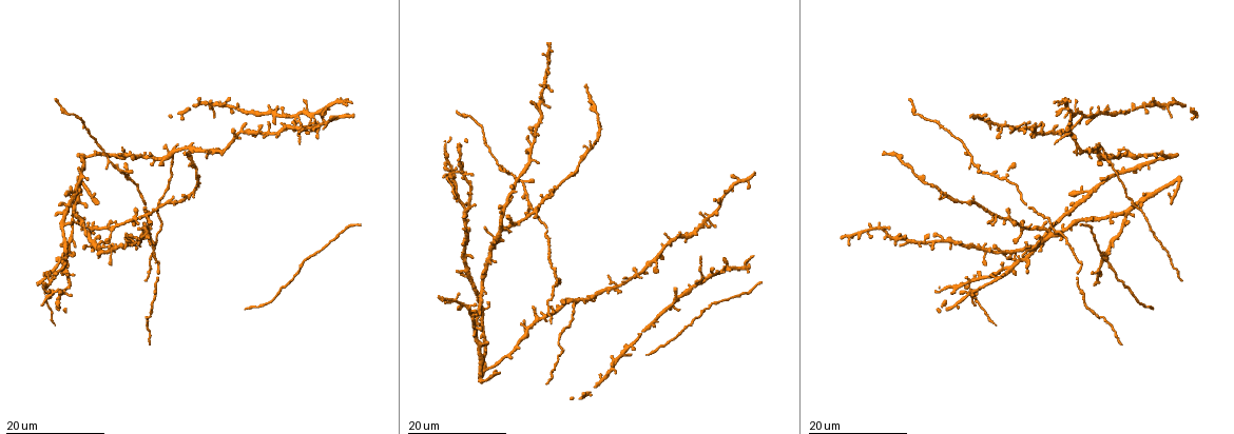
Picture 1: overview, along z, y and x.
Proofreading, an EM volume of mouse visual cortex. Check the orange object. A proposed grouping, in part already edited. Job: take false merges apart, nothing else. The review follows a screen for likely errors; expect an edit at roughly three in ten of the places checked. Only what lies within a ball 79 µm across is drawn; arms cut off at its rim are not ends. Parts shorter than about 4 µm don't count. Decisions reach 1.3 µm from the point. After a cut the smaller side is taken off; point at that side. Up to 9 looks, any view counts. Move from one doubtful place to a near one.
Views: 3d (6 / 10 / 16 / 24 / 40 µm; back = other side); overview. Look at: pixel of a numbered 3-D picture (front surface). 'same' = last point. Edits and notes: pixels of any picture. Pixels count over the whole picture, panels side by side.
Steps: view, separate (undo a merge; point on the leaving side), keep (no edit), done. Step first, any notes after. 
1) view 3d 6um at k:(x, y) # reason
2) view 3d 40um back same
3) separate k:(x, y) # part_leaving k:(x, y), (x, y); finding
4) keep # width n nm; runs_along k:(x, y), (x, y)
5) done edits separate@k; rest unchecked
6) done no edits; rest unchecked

view 3d 24um at 1:(297, 115) # three-way junction

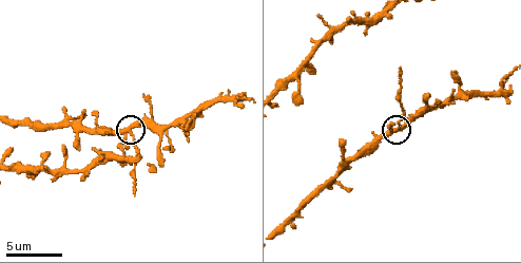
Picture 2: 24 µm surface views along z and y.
view 3d 10um at 2:(129, 130)

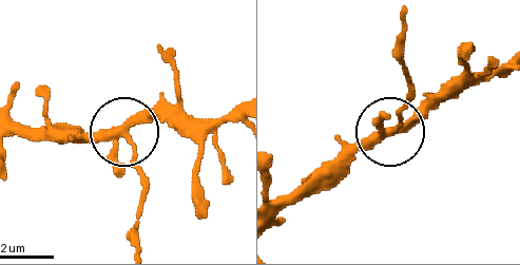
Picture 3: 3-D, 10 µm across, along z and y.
separate 3:(141, 184) # arms 3; two neurons meet here

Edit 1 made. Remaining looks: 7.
view overview

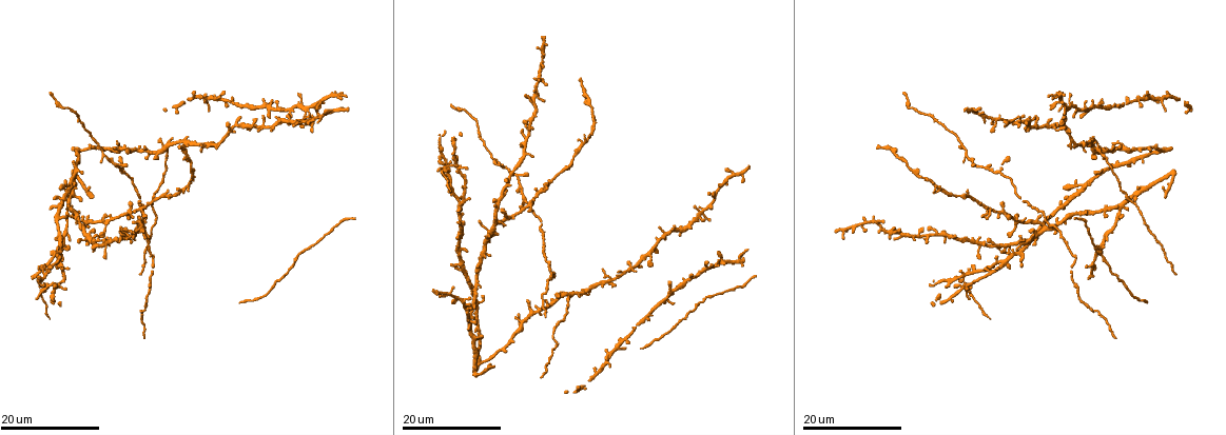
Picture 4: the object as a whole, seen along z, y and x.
view 3d 16um at 4:(131, 209) # looks like a crossing

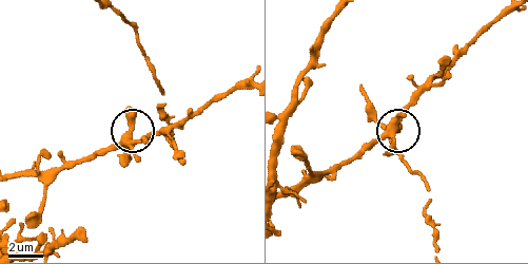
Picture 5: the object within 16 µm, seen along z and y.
view 3d 6um at 5:(395, 127)

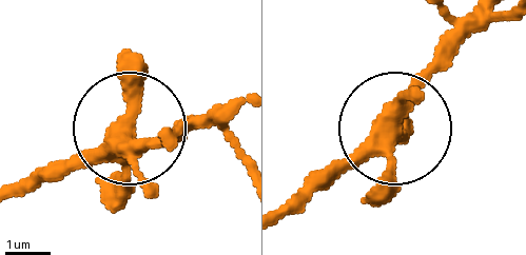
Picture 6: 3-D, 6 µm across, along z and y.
keep # width 370 nm; runs_along 6:(19, 193), (129, 133), (219, 125); continuous, no second neuron

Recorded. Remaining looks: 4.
view 3d 16um at 4:(515, 177) # calibre changes

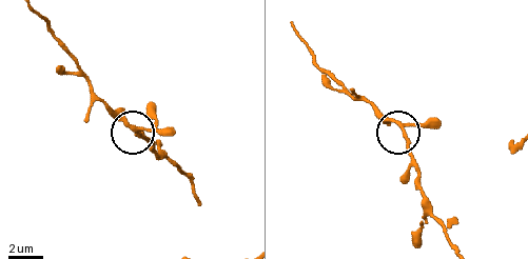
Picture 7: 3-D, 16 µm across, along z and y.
view 3d 10um at 7:(398, 126) # closer look

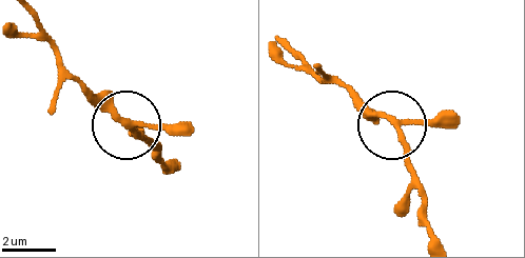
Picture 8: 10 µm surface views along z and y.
keep # width 200 nm; one neuron here

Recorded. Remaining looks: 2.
view 3d 24um at 4:(1120, 208) # four-way junction

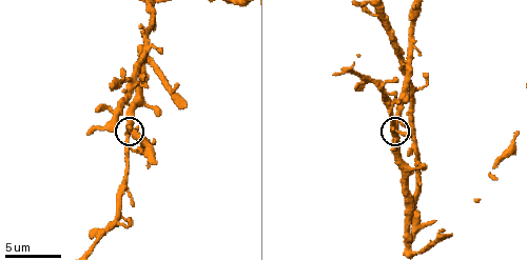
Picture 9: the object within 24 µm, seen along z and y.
view 3d 6um same

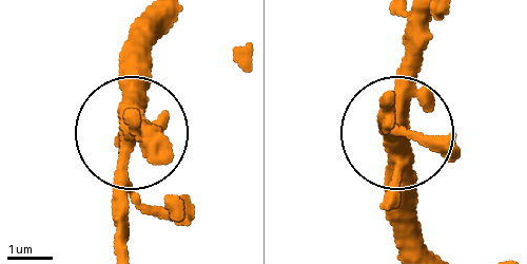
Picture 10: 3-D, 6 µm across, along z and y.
keep # width 390 nm; one neuron here

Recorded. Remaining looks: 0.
done edits separate@3; rest unchecked

